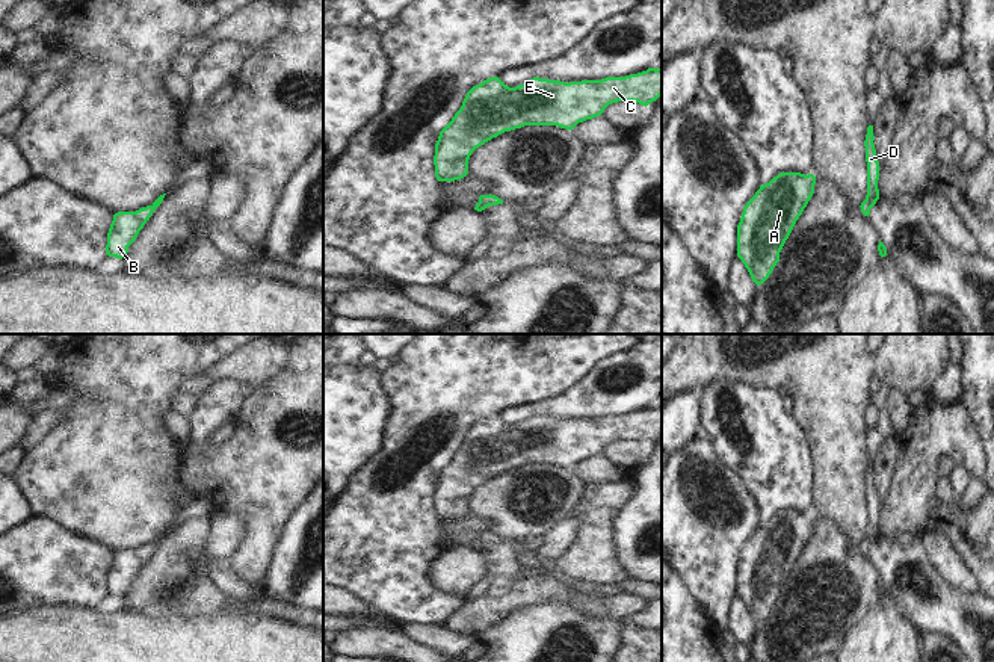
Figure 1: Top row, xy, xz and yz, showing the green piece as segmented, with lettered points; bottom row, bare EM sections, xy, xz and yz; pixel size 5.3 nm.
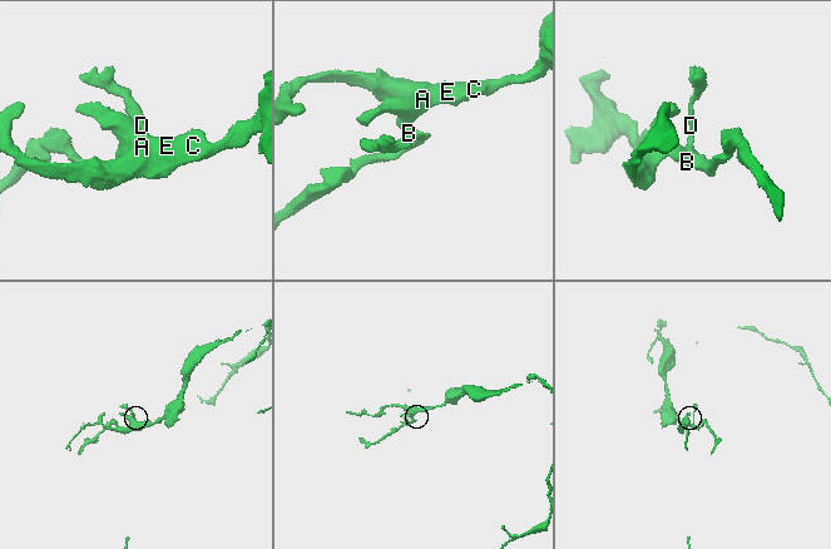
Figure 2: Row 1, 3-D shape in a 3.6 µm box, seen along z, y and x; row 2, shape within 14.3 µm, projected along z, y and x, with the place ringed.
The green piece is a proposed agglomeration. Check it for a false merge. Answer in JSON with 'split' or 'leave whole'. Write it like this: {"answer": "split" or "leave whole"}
{"answer": "leave whole"}

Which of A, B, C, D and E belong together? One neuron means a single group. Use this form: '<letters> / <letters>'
A B C D E

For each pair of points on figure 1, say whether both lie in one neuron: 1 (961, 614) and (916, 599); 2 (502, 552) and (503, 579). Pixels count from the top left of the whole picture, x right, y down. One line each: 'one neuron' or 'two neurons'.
1: one neuron
2: one neuron

